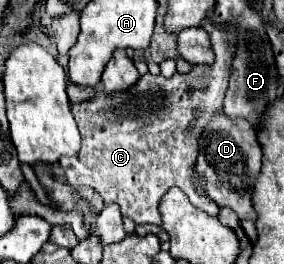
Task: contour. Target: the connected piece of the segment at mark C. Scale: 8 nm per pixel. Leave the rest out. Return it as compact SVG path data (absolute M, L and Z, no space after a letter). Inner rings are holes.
M212 24L210 42L214 50L212 64L196 64L188 74L176 72L172 78L146 74L128 92L114 96L104 96L98 86L90 102L72 106L74 120L82 134L82 150L74 158L62 158L60 164L74 188L94 188L104 198L104 204L118 204L122 216L132 218L136 224L160 226L158 204L170 186L182 188L196 208L214 218L218 216L220 208L200 196L190 182L200 132L212 116L222 110L232 68L232 52L236 52L236 44L228 44L228 32L216 28L216 24ZM196 110L200 110L200 116L194 120Z

